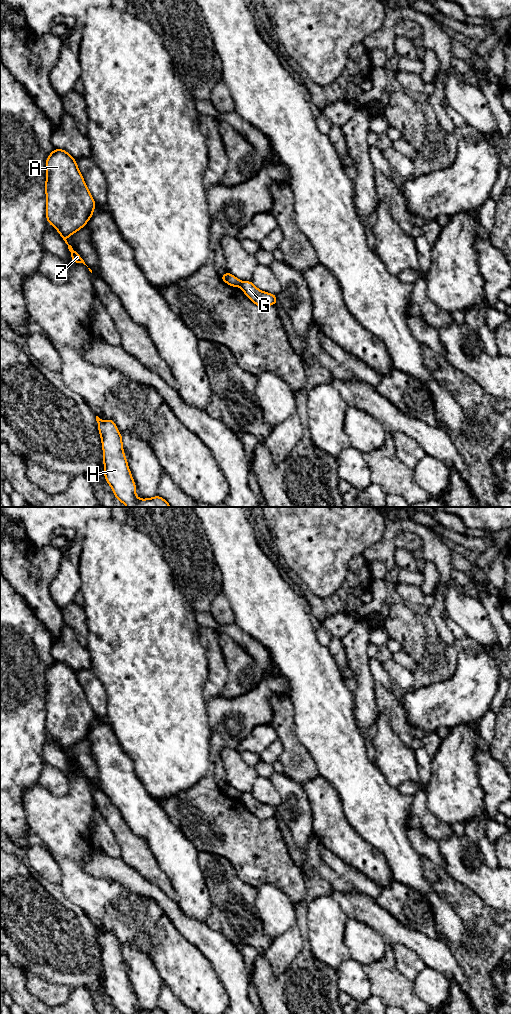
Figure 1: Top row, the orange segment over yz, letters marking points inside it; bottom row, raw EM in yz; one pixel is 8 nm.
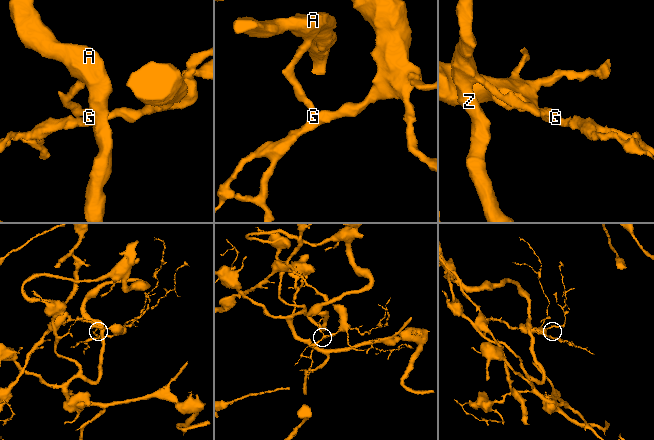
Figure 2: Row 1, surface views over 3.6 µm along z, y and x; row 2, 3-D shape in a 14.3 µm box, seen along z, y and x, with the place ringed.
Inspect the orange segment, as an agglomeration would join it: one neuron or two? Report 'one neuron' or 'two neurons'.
two neurons

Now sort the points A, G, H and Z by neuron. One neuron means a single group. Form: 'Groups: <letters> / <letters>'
Groups: A H Z / G

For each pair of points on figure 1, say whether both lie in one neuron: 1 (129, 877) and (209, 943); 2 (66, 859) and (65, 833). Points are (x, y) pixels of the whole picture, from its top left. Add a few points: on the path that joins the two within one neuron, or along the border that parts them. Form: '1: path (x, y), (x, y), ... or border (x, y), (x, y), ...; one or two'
1: path (149, 890), (156, 894), (189, 927); one
2: path (66, 853), (66, 839); one

